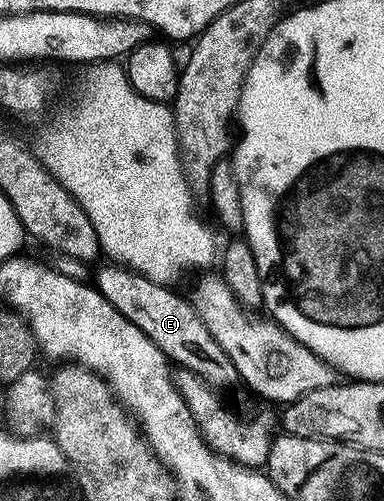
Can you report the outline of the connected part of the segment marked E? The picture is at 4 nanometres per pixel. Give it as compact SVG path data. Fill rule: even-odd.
M104 262L96 272L94 286L122 314L122 318L129 320L158 350L162 350L173 365L190 370L198 374L207 384L224 390L227 384L237 383L238 377L234 370L234 362L226 358L222 346L214 342L210 330L198 318L195 308L187 299L184 300L167 284L159 284L146 278L140 272L133 272L123 264Z

